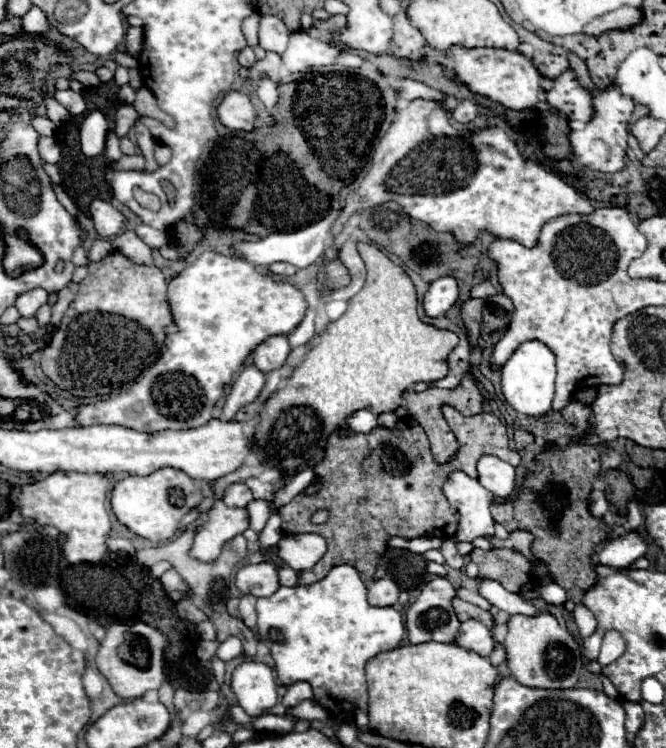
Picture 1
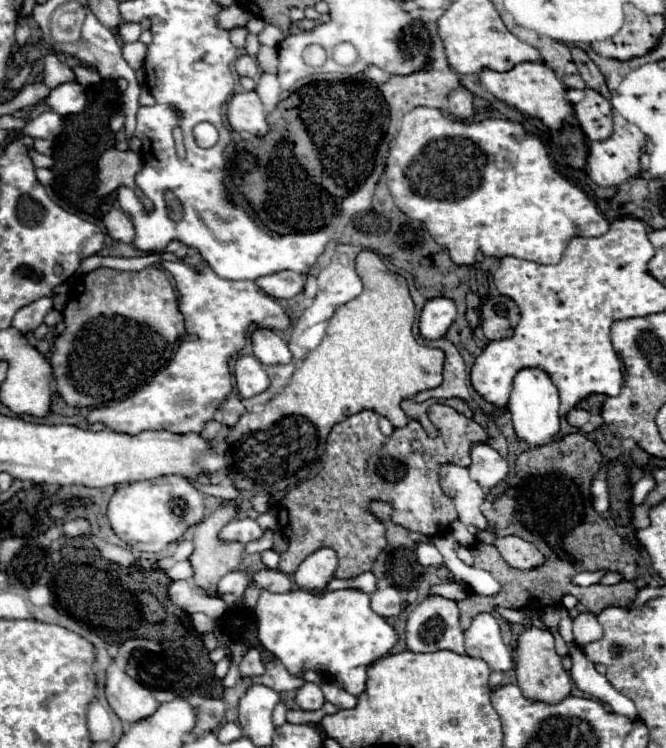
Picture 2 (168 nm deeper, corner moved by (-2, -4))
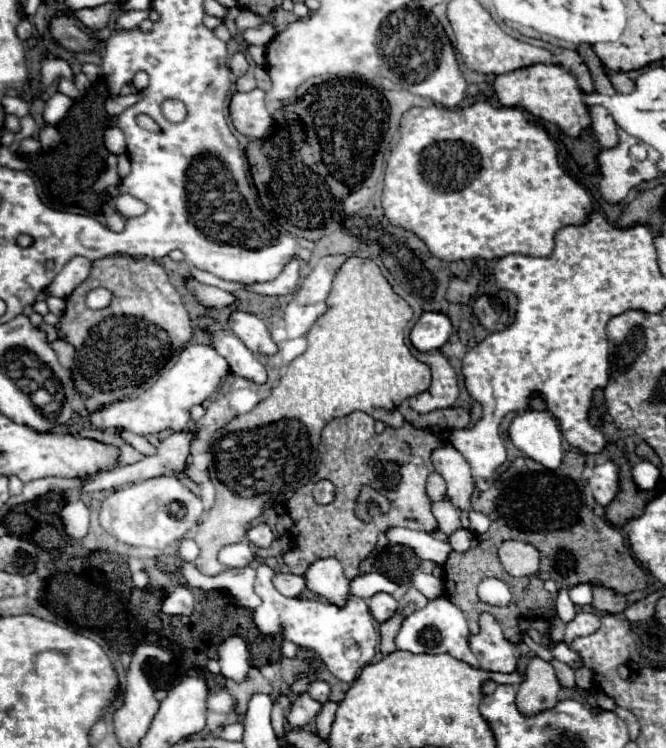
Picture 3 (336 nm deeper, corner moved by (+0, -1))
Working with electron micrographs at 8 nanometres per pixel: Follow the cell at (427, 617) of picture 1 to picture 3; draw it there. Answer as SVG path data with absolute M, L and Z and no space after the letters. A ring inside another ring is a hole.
M438 597L430 601L424 609L414 611L404 619L402 629L396 637L396 647L410 653L448 653L460 661L470 663L472 667L478 667L478 661L474 659L468 647L468 637L470 637L468 621L462 615L462 611L454 607L454 603L450 603L446 597Z

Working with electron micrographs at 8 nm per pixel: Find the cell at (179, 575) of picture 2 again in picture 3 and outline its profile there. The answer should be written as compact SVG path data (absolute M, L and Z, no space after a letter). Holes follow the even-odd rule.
M184 563L180 573L188 581L190 587L198 587L204 591L212 589L228 589L232 591L234 599L246 607L246 609L256 609L260 605L260 597L254 593L254 579L256 571L254 567L226 567L220 575L216 577L206 577L202 575L194 563Z

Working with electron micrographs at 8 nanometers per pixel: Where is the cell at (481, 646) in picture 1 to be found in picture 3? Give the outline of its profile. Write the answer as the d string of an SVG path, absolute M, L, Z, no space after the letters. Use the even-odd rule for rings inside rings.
M490 613L480 615L480 633L470 635L470 649L486 671L516 671L514 647L504 639L498 621Z

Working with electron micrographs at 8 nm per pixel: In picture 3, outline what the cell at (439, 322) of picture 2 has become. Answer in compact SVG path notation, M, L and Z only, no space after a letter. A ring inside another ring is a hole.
M424 311L416 325L412 327L410 341L418 351L440 349L452 333L452 323L448 315L438 311Z

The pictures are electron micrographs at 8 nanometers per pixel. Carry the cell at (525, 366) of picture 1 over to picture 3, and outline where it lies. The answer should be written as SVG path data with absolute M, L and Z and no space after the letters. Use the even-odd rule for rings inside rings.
M532 395L528 409L512 419L510 439L526 457L548 469L556 469L562 461L562 433L540 395Z

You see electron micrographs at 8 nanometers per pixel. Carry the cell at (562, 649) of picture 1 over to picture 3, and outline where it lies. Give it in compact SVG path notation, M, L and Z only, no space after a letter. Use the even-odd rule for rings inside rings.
M532 657L526 667L526 675L520 683L516 703L524 715L536 715L558 703L560 681L552 665L540 657Z

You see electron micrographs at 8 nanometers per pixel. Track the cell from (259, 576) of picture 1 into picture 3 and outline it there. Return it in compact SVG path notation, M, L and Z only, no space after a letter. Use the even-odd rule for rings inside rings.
M276 573L272 583L286 597L300 597L302 591L306 589L304 577L298 577L298 575L292 575L292 573Z

